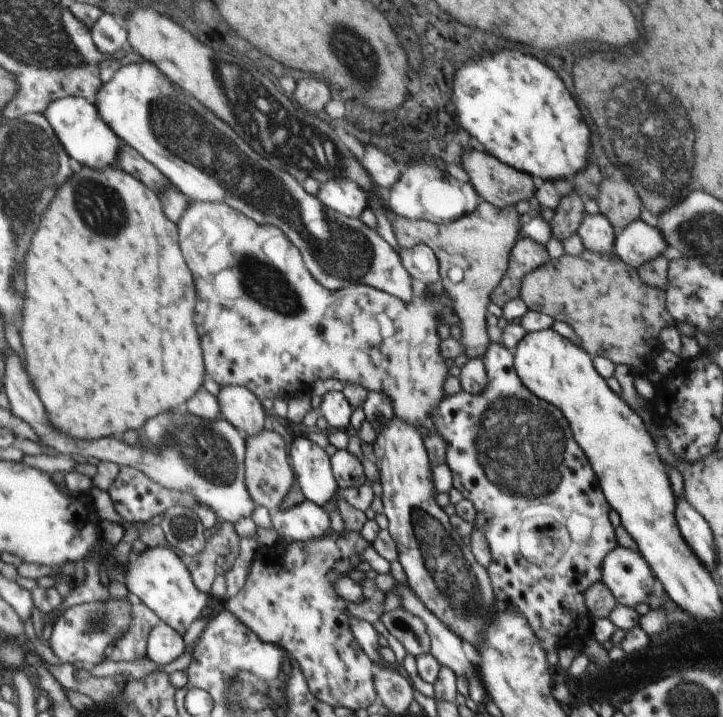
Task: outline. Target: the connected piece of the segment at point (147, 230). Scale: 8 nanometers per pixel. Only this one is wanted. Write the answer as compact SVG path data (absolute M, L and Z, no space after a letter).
M75 166L73 176L65 182L46 210L40 228L26 254L26 302L23 308L21 339L27 359L29 378L38 391L51 423L62 434L84 440L98 440L104 437L122 436L126 430L141 432L146 421L159 414L168 415L185 409L187 402L201 388L207 370L201 349L201 340L194 324L194 306L197 304L197 290L194 290L193 274L183 257L179 245L178 225L164 214L162 200L143 182L118 167L91 169Z

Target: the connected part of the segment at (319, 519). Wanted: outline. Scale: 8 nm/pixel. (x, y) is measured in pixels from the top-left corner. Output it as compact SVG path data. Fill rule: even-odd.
M305 499L286 510L278 508L271 522L281 538L306 542L320 538L331 528L328 513L324 507Z

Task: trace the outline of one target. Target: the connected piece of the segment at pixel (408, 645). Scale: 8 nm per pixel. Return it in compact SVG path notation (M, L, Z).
M404 607L393 611L386 611L382 622L388 632L397 638L408 654L415 657L431 652L431 638L427 631L427 624L414 613Z

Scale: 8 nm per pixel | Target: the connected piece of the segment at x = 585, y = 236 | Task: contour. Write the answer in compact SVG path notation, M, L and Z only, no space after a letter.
M585 212L576 233L579 234L586 249L601 255L614 254L616 230L602 214L589 215Z

